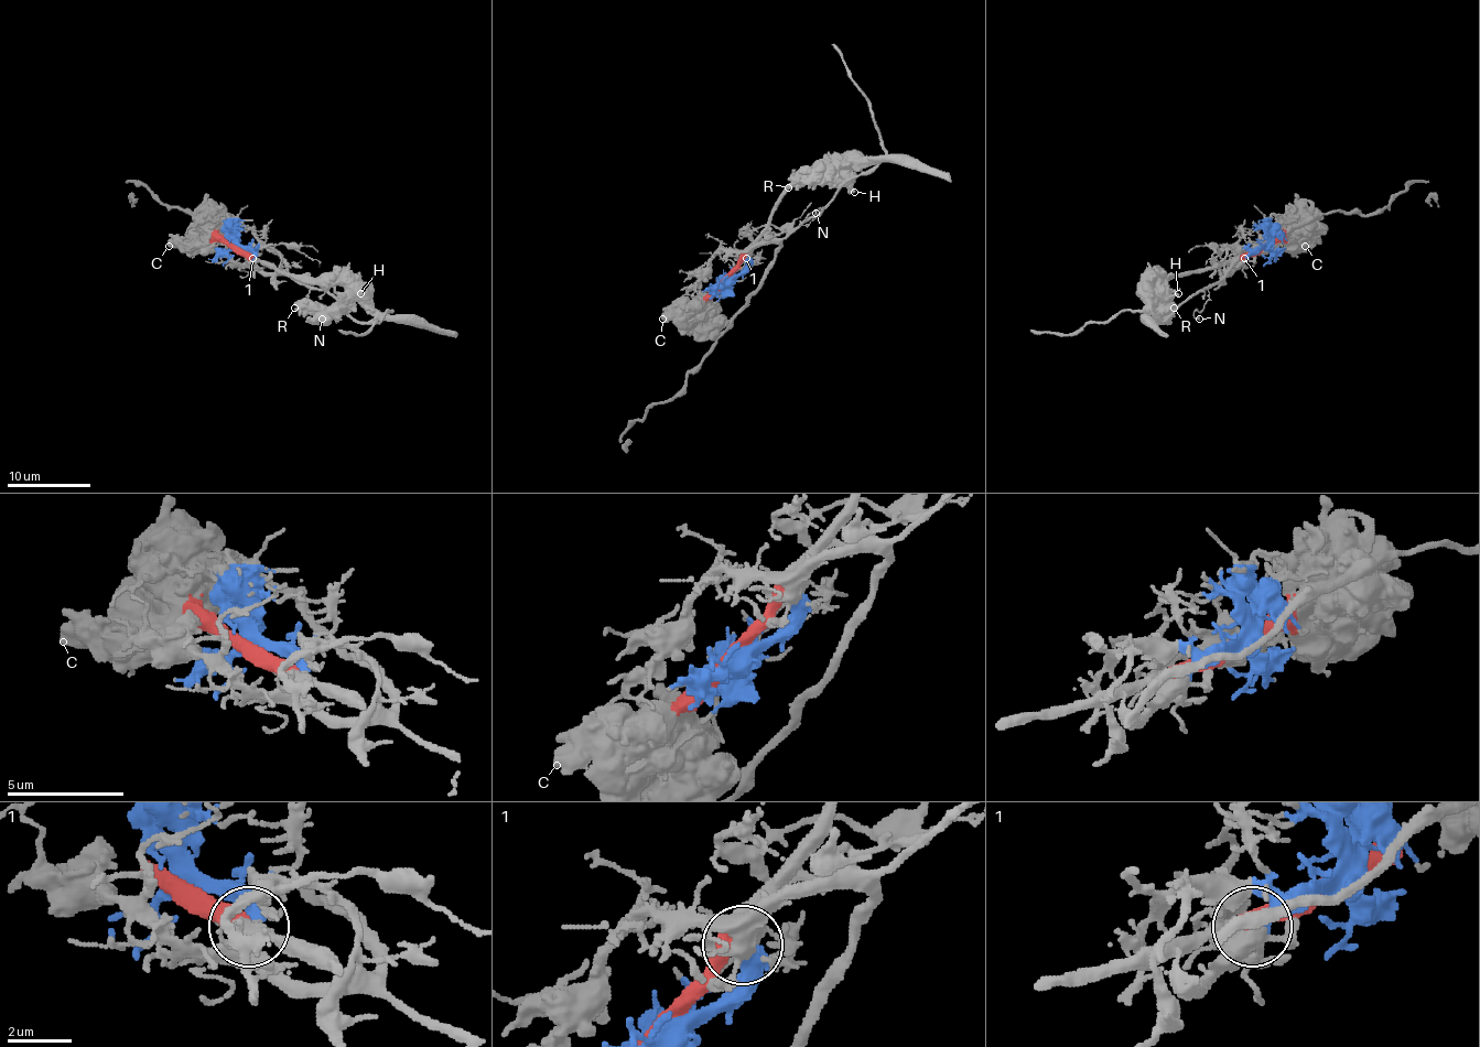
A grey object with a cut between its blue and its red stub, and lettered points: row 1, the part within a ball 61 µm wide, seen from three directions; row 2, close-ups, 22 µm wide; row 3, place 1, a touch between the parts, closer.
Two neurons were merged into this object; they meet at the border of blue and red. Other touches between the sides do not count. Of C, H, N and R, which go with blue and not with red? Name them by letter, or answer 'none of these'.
N

